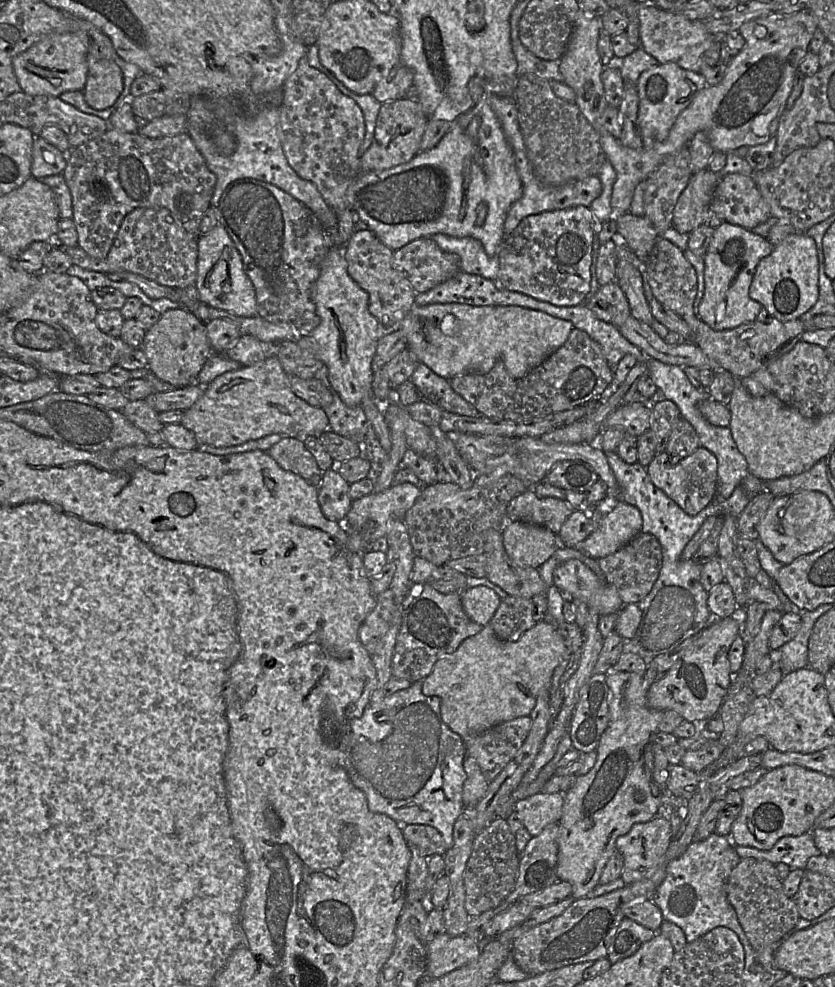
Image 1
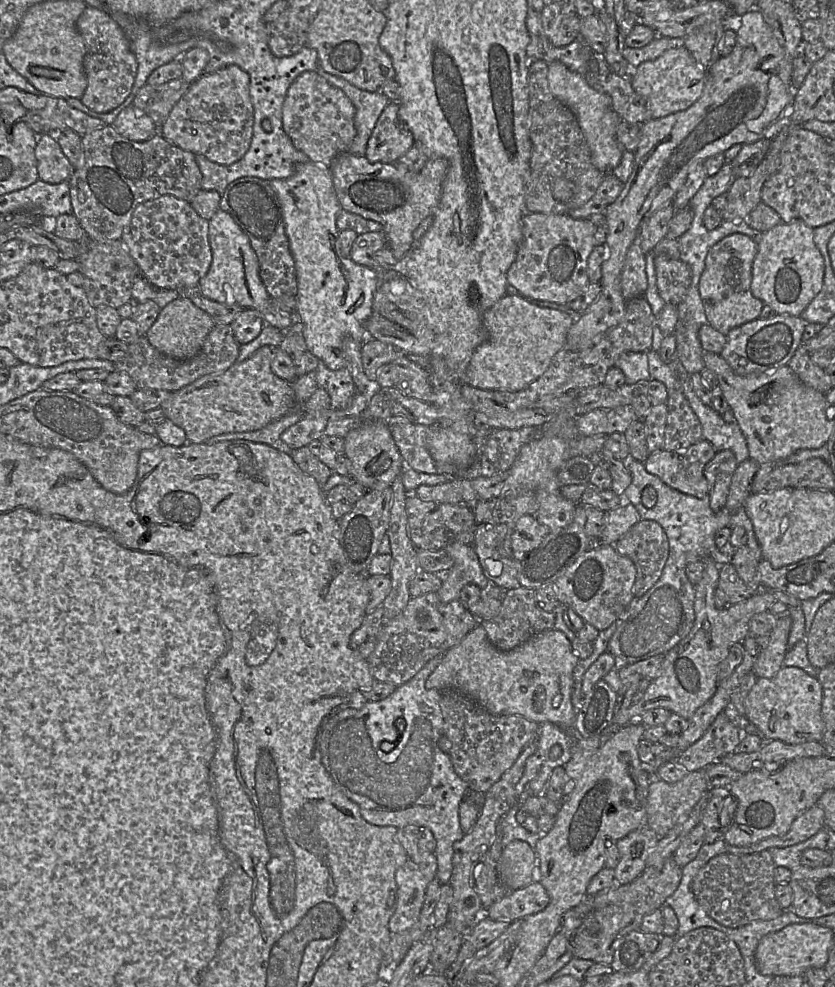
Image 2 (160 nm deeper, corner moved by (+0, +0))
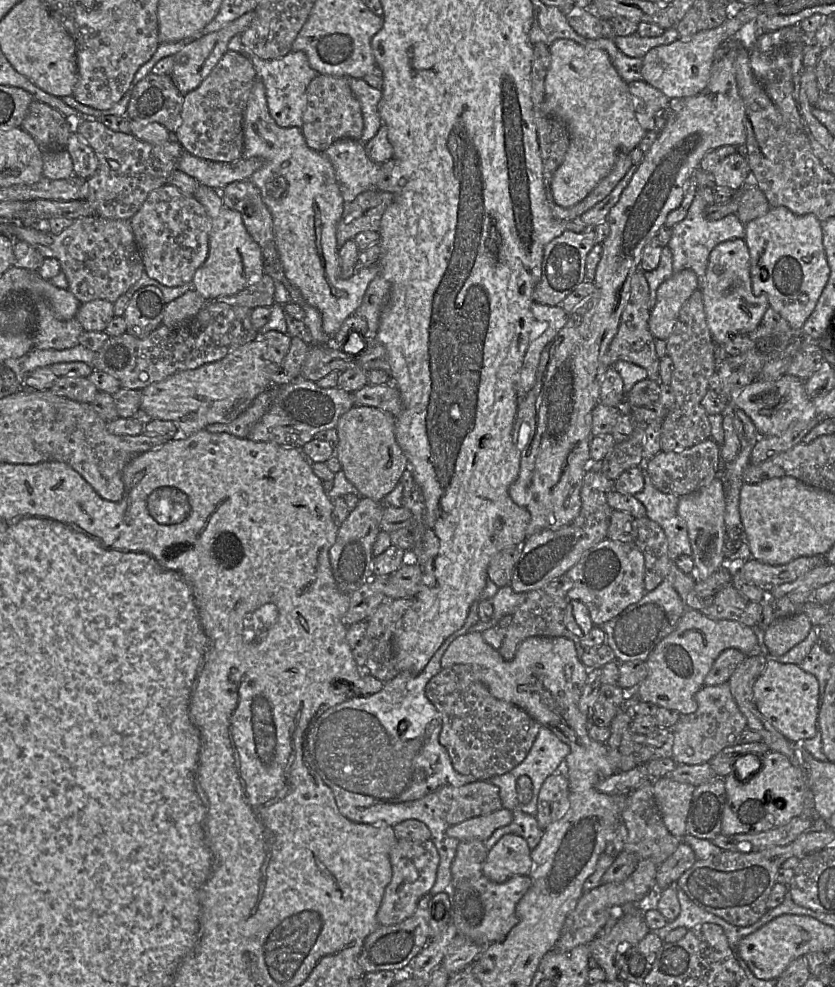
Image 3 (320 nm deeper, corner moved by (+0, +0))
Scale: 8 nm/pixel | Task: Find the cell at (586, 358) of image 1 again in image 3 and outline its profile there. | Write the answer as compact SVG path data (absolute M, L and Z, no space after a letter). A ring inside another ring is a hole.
M639 269L631 279L631 290L621 316L617 334L611 341L606 354L606 365L612 366L618 361L627 361L644 368L648 373L648 379L659 382L659 363L655 350L654 336L649 329L649 286L643 272Z

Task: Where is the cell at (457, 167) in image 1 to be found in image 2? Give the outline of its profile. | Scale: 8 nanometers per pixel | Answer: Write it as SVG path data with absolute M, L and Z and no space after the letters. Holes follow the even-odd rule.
M349 151L338 154L330 166L333 185L342 209L381 224L386 245L397 259L403 258L410 251L414 242L413 233L418 226L434 215L448 168L447 159L436 158L428 160L419 172L407 173L399 170L395 163L371 163L365 156L356 156Z

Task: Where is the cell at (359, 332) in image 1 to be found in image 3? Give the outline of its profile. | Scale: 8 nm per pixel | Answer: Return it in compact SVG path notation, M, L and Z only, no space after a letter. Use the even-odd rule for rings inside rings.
M256 73L256 80L254 82L254 85L252 87L246 110L245 110L245 115L244 115L244 120L243 120L243 130L244 130L244 148L243 148L243 155L242 157L245 159L249 159L252 157L258 157L263 161L262 166L253 173L251 176L250 180L254 183L254 185L259 189L261 193L261 197L263 202L266 204L268 207L272 220L273 220L273 234L275 237L275 242L277 246L277 250L279 253L279 258L281 260L283 270L285 277L301 292L302 296L306 300L308 304L311 306L317 308L319 312L322 315L322 321L323 321L323 330L327 335L330 337L334 337L338 330L340 329L341 325L343 322L351 315L353 315L356 311L356 309L360 306L363 296L370 284L370 282L377 276L381 275L381 267L379 261L368 267L368 268L363 268L356 270L354 274L348 278L344 279L341 277L341 271L340 271L340 265L339 265L339 249L337 245L337 240L336 240L336 228L337 224L341 218L341 215L344 210L344 200L337 182L336 174L334 171L334 168L329 161L329 159L323 154L323 152L317 152L313 149L311 149L304 138L303 132L301 128L297 127L280 127L277 125L275 120L272 118L268 105L267 105L267 98L266 98L266 91L265 91L265 86L263 82L257 78L257 73Z

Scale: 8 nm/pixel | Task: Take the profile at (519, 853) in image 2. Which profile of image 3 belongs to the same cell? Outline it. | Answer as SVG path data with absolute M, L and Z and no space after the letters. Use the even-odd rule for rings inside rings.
M516 834L504 835L488 852L483 875L495 883L504 883L513 876L528 876L532 868L531 849Z

